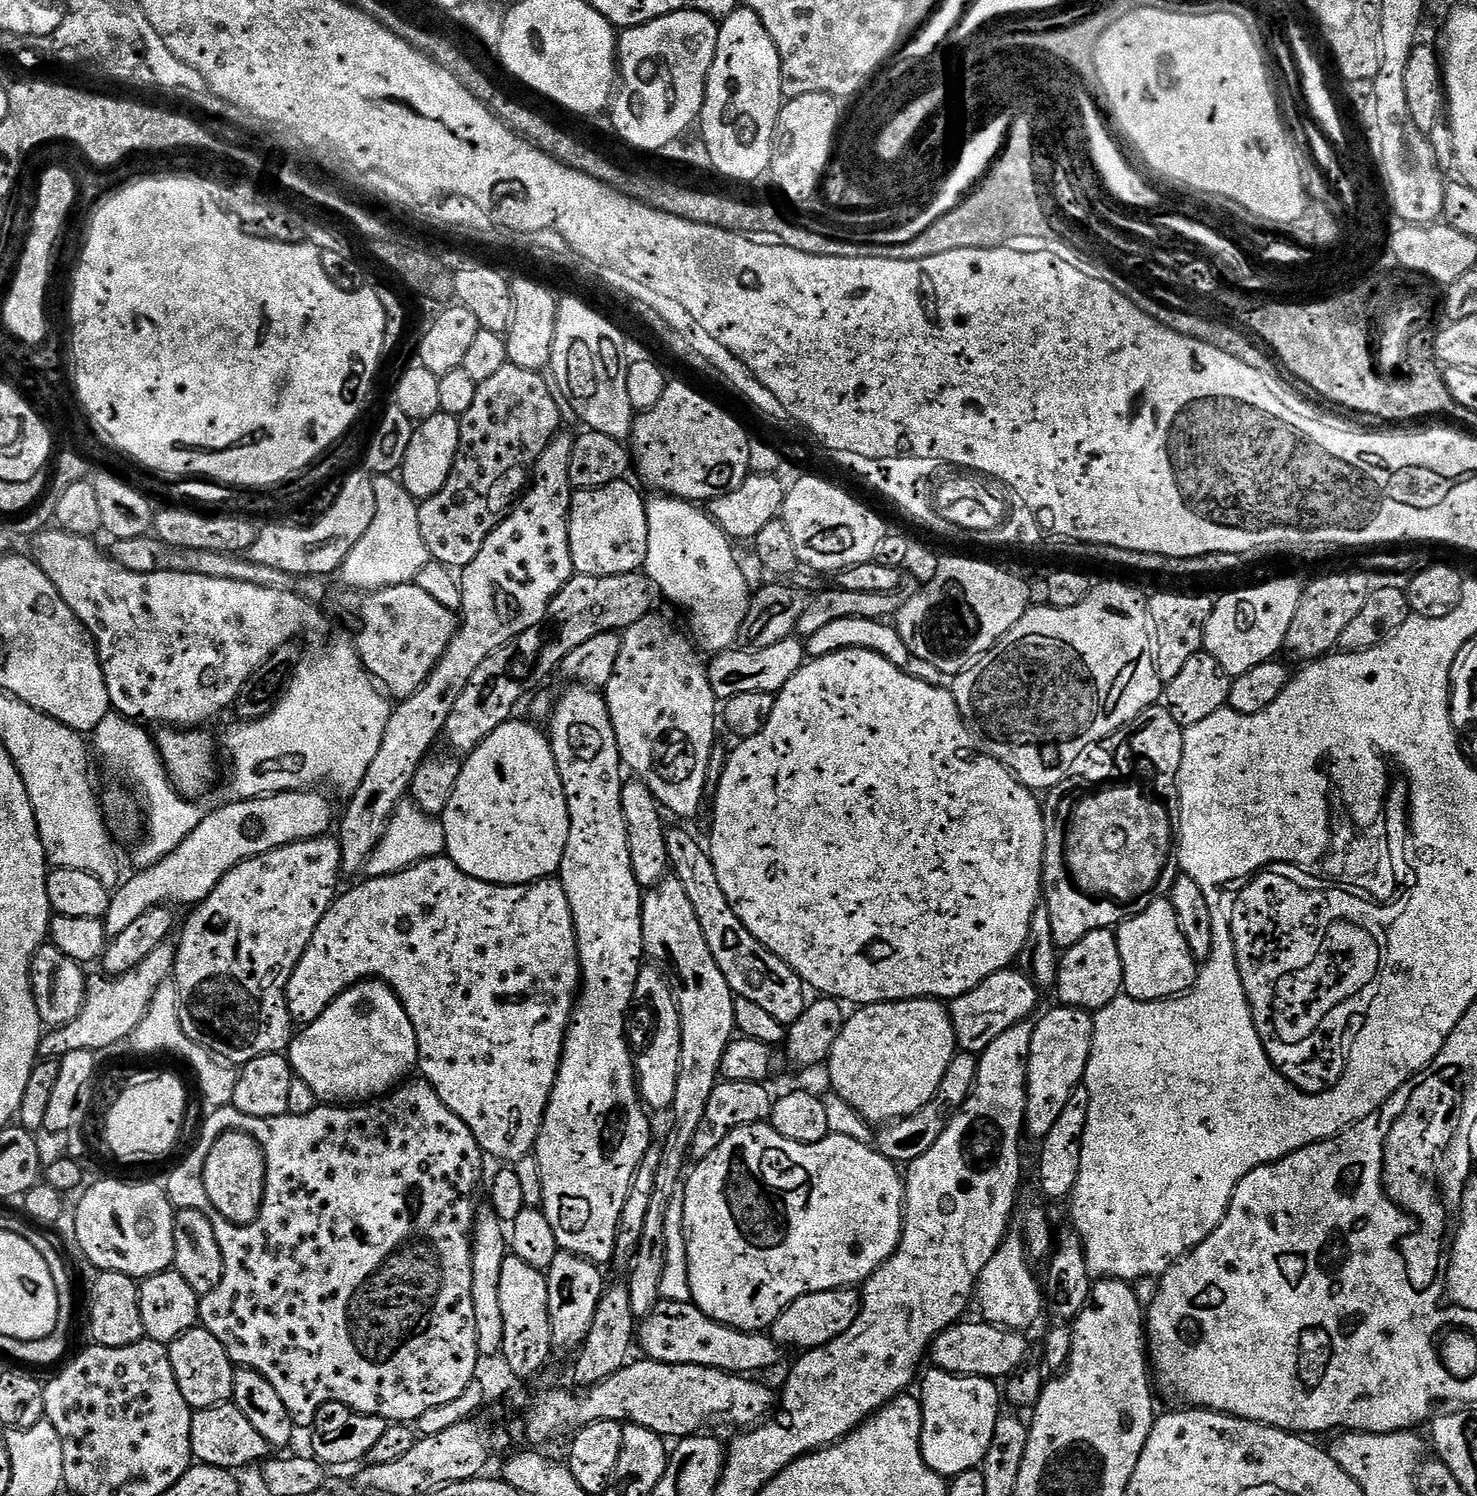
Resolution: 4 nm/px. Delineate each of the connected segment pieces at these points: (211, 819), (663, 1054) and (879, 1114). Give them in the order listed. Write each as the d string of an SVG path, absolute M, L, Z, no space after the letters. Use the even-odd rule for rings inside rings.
M320 790L273 792L270 796L259 796L253 800L233 799L231 803L209 811L202 822L198 822L198 827L186 836L186 842L178 846L178 850L166 854L166 858L154 866L139 869L135 873L137 876L129 880L127 877L111 893L108 909L102 917L109 937L122 934L122 930L128 929L151 908L201 904L212 893L214 886L218 886L218 882L234 870L234 866L275 848L325 835L328 827L334 824L332 804Z
M656 966L641 967L640 977L636 983L637 993L648 995L648 1000L652 1003L652 1012L656 1015L656 1029L652 1032L652 1044L644 1048L644 1053L635 1057L636 1061L636 1087L640 1090L640 1098L649 1109L664 1108L671 1109L674 1102L674 1094L678 1090L678 1066L682 1058L682 1022L678 1014L676 999L672 996L672 989L668 986L668 981L664 979L661 969Z
M891 1000L885 1004L865 1004L847 1017L826 1061L831 1091L838 1093L863 1120L883 1126L922 1110L934 1098L950 1062L958 1051L952 1015L939 1000Z

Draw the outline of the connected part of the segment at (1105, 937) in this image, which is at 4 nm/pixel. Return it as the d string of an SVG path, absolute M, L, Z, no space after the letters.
M1111 928L1086 934L1060 957L1054 992L1055 995L1060 995L1059 1003L1065 1008L1083 1008L1085 1012L1095 1014L1110 1002L1114 1002L1114 998L1121 995L1124 987L1122 954L1118 950L1116 933Z

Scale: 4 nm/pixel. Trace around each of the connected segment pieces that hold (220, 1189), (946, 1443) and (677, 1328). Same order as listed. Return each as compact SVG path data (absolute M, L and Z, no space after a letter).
M229 1126L220 1131L220 1136L208 1144L208 1156L205 1157L203 1170L206 1174L216 1172L216 1184L209 1187L213 1210L217 1215L225 1217L225 1223L234 1228L250 1228L252 1216L256 1212L256 1202L260 1198L262 1186L262 1158L264 1143L259 1136L253 1135L244 1127Z
M931 1370L919 1381L922 1414L922 1458L930 1470L951 1478L979 1469L994 1442L994 1426L1002 1414L1002 1392L997 1381L981 1376L951 1376Z
M661 1299L650 1315L638 1324L638 1348L650 1360L667 1364L710 1366L723 1372L760 1374L780 1360L781 1345L764 1332L743 1332L726 1326L698 1310L691 1302L670 1302Z

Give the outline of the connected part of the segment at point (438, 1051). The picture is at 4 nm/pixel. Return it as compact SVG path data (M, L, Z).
M447 855L435 856L429 860L420 860L411 864L401 872L389 871L388 876L372 874L361 884L353 886L349 892L341 891L332 901L330 910L318 922L318 930L314 930L314 938L310 938L310 946L302 954L294 974L290 974L288 988L284 991L288 999L288 1013L297 1025L313 1024L330 1005L340 997L347 988L352 988L362 980L382 980L396 992L402 1002L410 1022L414 1026L414 1034L418 1042L418 1072L428 1081L431 1088L446 1102L446 1106L474 1134L481 1153L493 1156L500 1162L515 1162L524 1156L533 1155L536 1139L546 1114L546 1106L550 1102L550 1094L554 1090L554 1082L558 1078L560 1059L564 1053L564 1036L572 1022L572 1009L576 1007L576 997L582 987L580 983L580 959L578 958L578 942L576 927L570 910L570 902L566 898L566 890L559 879L536 880L532 884L491 884L478 878L470 878Z

